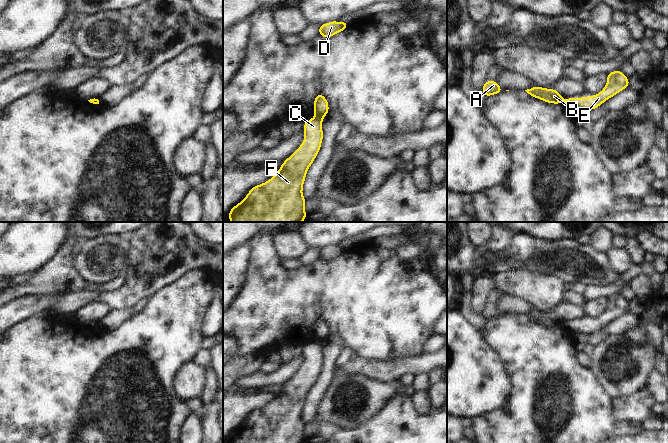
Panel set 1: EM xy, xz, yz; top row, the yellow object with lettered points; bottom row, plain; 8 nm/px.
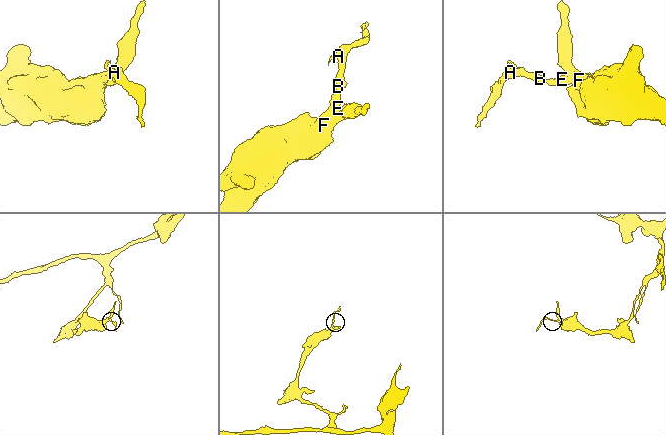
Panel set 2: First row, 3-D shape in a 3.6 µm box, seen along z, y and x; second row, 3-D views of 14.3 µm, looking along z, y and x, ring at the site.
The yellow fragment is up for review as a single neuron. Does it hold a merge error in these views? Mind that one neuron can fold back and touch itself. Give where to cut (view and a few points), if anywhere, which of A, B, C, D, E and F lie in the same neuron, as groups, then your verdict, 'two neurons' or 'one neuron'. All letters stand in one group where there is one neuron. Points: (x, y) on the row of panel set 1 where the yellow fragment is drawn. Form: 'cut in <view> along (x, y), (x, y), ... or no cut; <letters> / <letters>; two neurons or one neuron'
cut in xz along (316, 115), (322, 117); A B D / C E F; two neurons

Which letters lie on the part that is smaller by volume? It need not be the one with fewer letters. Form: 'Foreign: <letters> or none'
Foreign: A, B, D

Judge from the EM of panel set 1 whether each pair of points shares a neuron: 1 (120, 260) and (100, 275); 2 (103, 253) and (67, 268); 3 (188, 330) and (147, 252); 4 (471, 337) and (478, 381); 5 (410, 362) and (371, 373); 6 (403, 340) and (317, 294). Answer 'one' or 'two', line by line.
1: one
2: two
3: two
4: one
5: one
6: one

